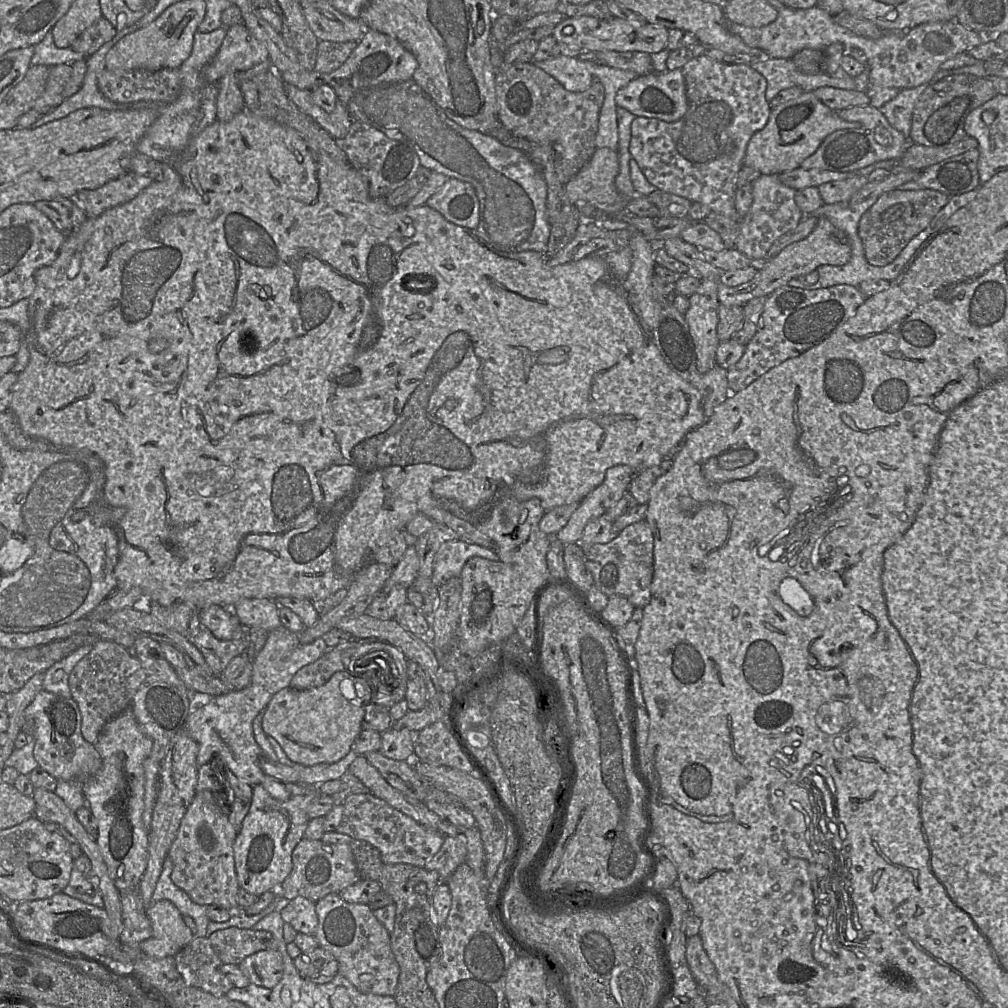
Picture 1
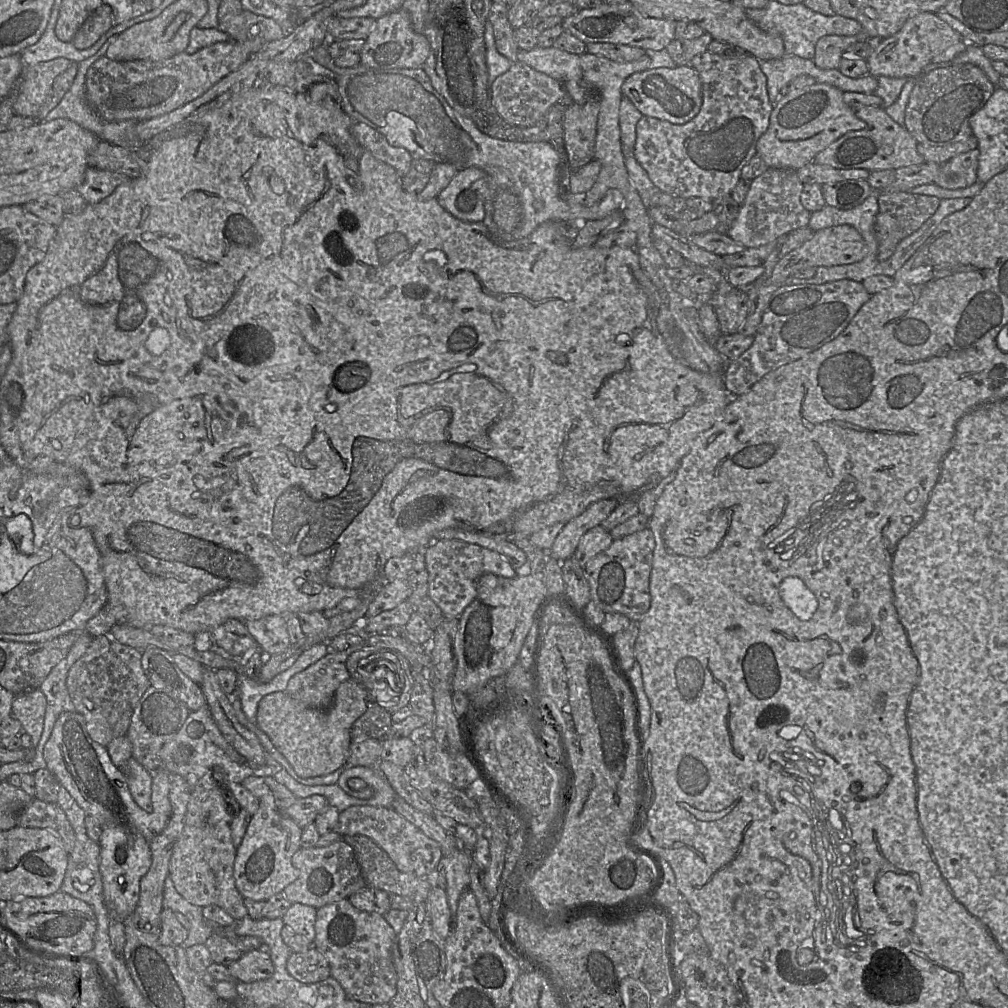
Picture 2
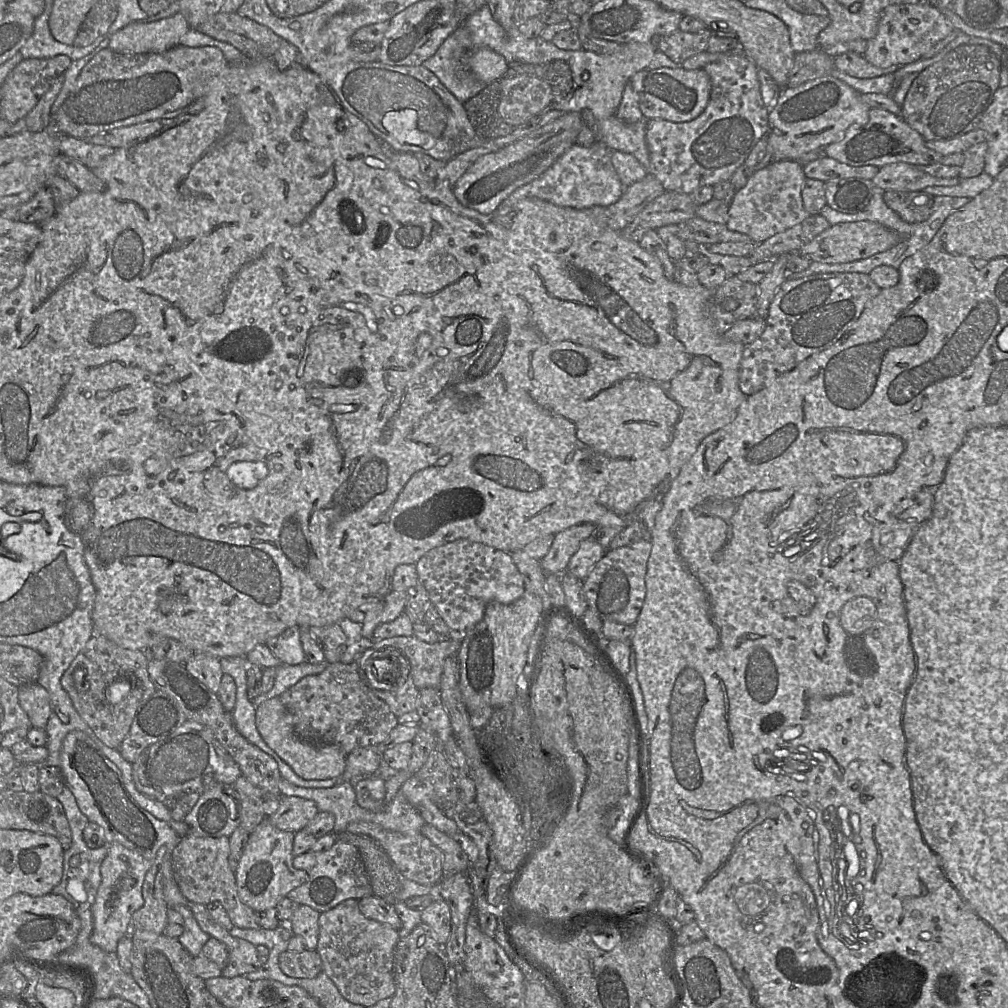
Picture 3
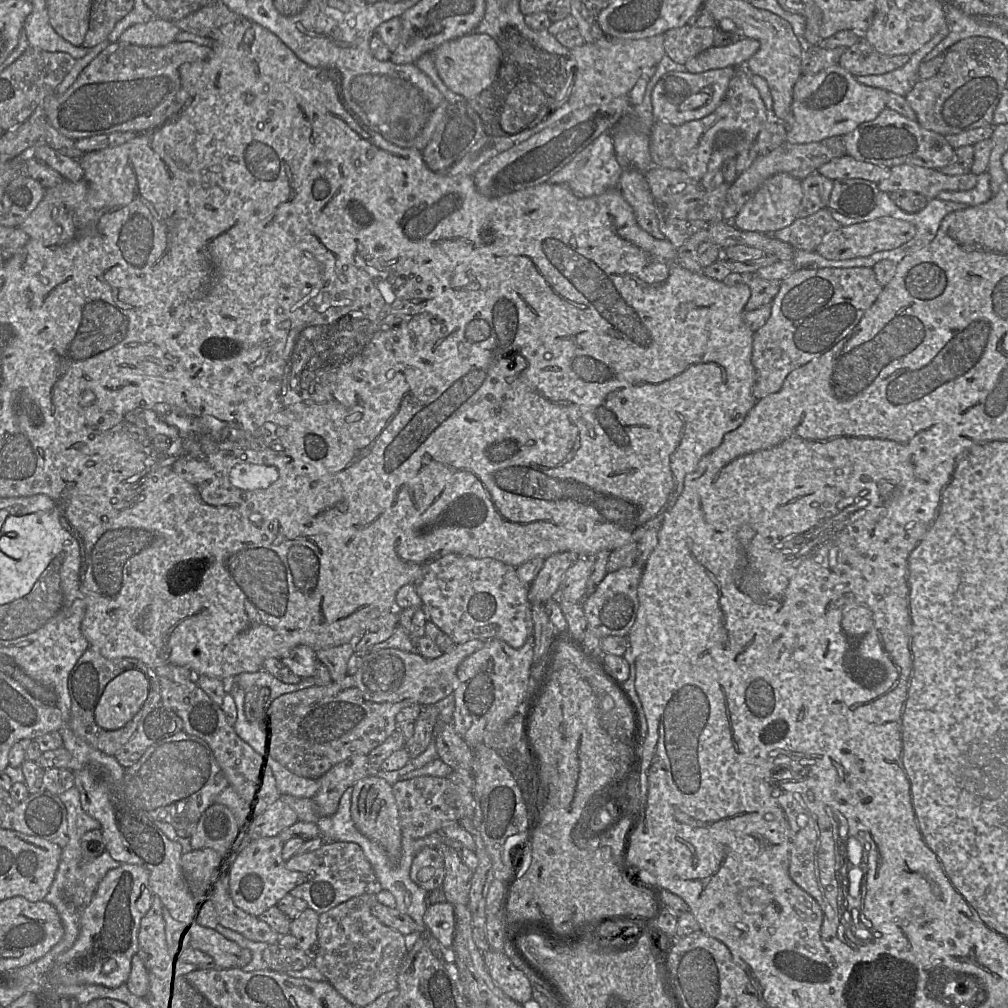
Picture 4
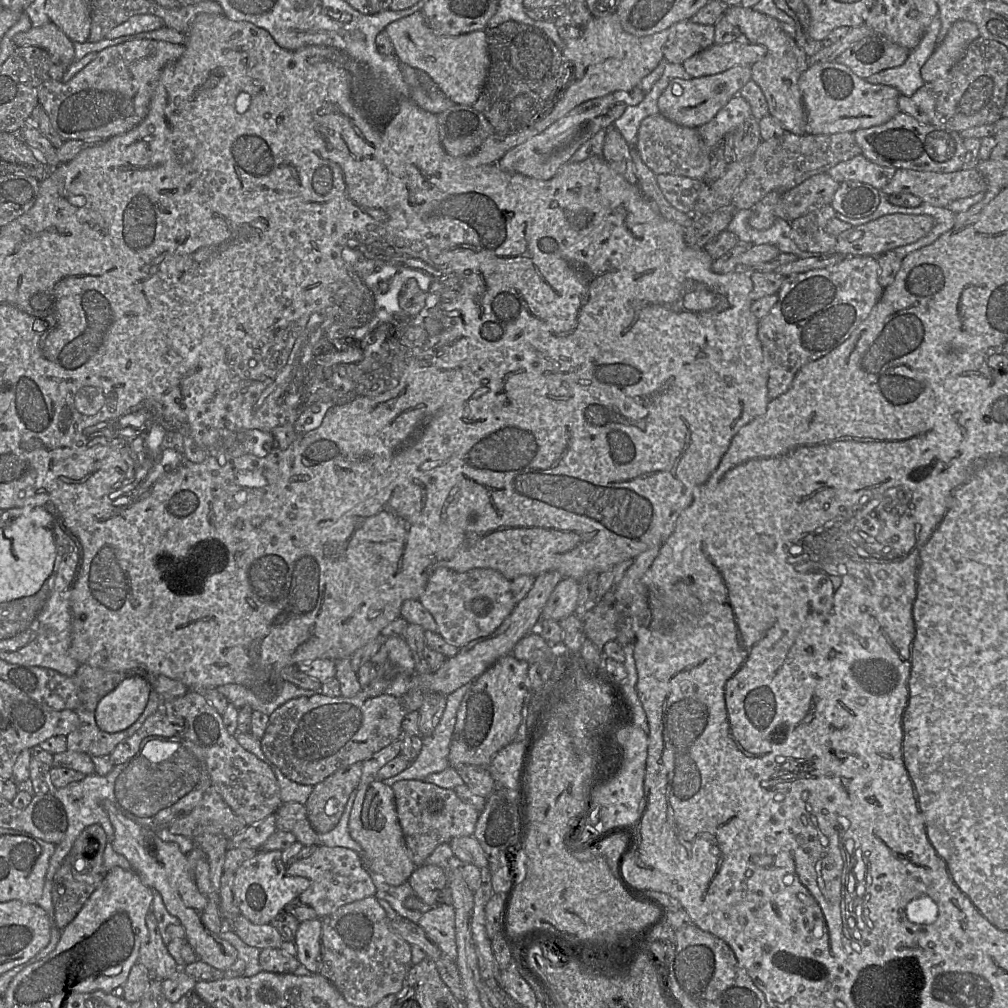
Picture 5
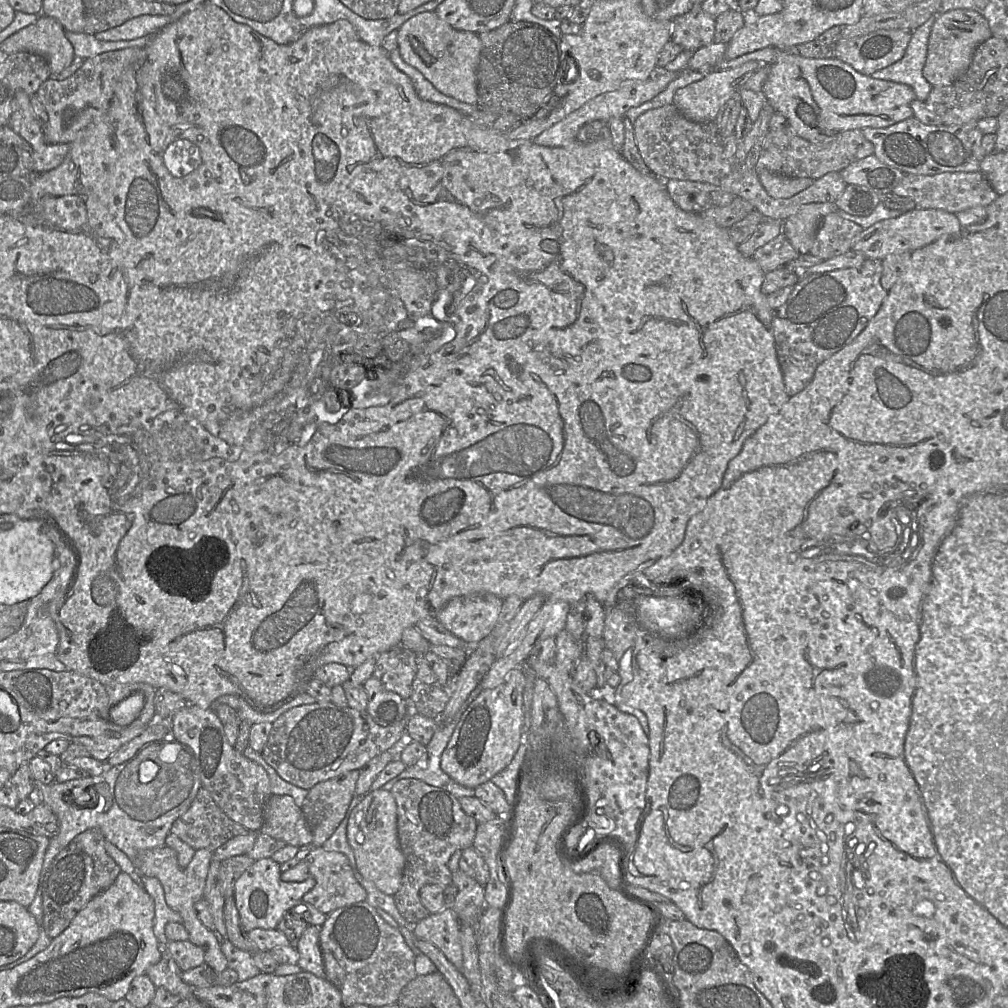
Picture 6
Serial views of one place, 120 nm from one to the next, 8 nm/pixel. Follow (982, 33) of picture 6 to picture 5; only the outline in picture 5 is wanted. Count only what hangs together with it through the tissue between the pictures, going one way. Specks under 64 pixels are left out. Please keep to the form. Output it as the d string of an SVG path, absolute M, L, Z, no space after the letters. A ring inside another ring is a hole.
M956 21L944 40L922 66L920 74L925 83L944 77L964 56L968 46L979 38L977 26L969 21Z

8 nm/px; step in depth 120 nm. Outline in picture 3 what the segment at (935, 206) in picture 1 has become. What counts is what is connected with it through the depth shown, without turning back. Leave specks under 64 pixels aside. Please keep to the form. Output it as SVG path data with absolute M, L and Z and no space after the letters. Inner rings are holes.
M893 191L883 193L885 204L907 223L925 221L932 213L934 197L920 191Z

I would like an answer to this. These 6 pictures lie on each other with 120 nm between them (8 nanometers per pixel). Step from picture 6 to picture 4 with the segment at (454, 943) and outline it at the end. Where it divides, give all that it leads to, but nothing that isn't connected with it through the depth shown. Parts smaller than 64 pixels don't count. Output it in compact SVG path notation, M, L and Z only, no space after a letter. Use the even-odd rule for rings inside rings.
M445 901L428 906L424 914L425 929L438 939L444 949L451 949L455 930L455 908Z

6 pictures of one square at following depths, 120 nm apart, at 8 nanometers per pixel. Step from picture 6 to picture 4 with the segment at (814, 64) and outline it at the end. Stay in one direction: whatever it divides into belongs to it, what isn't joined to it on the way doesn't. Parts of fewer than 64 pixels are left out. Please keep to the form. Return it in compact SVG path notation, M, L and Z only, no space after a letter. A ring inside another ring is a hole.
M741 38L725 47L710 47L684 64L689 73L701 73L725 67L744 67L758 51L760 43L750 38ZM839 65L831 66L816 74L801 75L793 87L791 126L786 127L785 142L805 144L834 136L844 136L860 124L874 120L886 108L887 96L886 90L860 84L854 75Z

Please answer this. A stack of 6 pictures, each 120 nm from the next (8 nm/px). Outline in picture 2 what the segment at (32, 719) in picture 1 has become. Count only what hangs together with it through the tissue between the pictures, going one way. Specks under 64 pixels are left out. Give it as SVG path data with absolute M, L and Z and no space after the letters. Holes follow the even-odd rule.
M77 711L63 712L58 716L51 736L44 746L43 755L47 769L60 785L67 789L86 815L95 818L100 826L121 826L131 832L140 833L148 842L167 826L172 813L169 799L170 773L166 770L153 773L151 794L153 811L146 812L132 798L127 777L113 764L106 747L91 739L85 719Z

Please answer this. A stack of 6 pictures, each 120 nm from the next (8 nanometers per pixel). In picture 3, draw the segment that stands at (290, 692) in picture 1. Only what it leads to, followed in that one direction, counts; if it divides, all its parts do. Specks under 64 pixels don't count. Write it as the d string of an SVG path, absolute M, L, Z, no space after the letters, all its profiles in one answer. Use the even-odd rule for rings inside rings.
M280 697L261 703L255 712L255 723L265 743L301 778L305 780L340 779L346 766L347 754L334 744L316 745L302 740L294 731L293 718Z

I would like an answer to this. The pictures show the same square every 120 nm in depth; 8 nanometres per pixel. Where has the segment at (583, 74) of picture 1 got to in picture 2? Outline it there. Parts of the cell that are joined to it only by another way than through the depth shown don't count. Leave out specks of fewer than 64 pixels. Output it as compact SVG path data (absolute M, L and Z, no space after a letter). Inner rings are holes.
M535 47L531 51L518 51L518 61L538 72L556 79L574 103L584 104L590 98L586 88L579 56L555 47Z

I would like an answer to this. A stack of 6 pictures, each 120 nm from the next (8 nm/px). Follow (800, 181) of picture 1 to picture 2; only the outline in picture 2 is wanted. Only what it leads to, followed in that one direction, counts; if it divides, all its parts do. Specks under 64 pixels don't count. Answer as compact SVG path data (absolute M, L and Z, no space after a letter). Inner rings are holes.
M811 162L798 169L796 174L803 184L823 185L843 180L868 180L870 172L866 169L835 169L828 165Z

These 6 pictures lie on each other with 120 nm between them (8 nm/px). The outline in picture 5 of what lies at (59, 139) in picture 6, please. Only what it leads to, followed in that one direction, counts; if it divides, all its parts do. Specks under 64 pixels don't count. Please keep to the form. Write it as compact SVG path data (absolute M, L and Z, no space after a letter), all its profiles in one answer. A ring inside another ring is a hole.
M135 39L100 51L96 58L80 70L70 81L46 81L39 87L39 104L46 111L57 133L66 140L83 140L91 144L128 132L146 117L152 94L163 68L181 57L184 44L159 40Z

